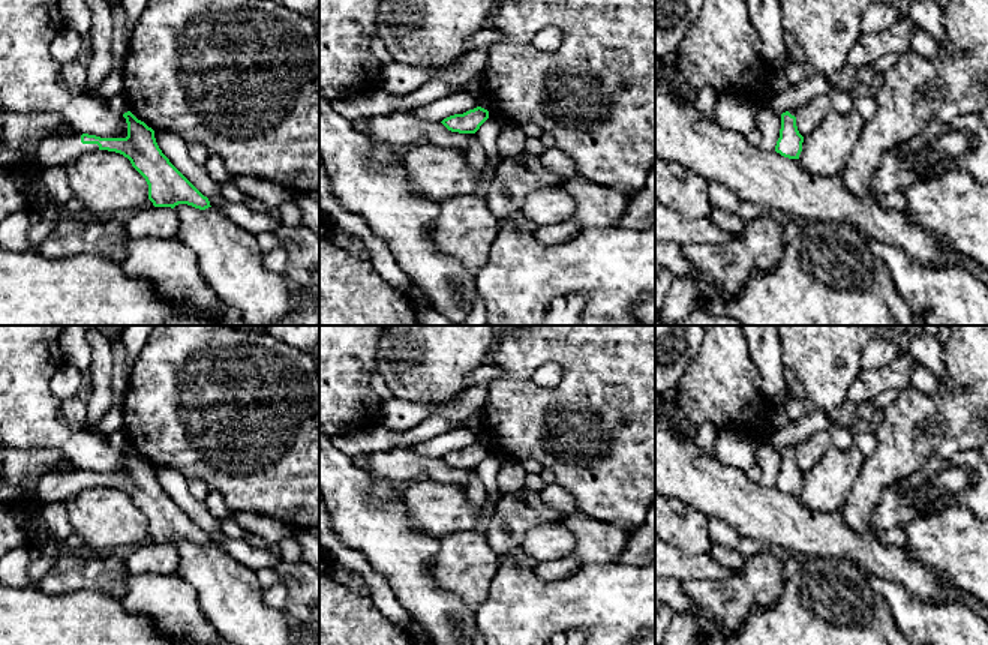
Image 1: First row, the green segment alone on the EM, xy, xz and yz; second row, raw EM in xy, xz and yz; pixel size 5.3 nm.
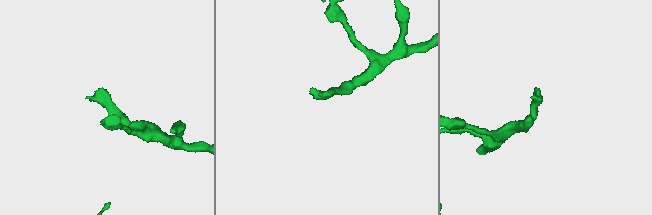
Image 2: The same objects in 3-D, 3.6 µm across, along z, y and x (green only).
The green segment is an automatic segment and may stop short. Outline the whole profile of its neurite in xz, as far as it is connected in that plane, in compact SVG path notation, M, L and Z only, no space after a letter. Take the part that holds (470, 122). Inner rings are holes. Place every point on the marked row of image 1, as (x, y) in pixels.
M477 106L463 114L450 116L441 123L451 132L475 134L487 118L489 111L481 106Z

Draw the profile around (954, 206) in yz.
M949 170L937 177L916 180L901 192L906 214L988 272L988 184L979 183L967 170Z

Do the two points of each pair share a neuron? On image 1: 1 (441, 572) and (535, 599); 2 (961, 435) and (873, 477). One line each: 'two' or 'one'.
1: two
2: one

